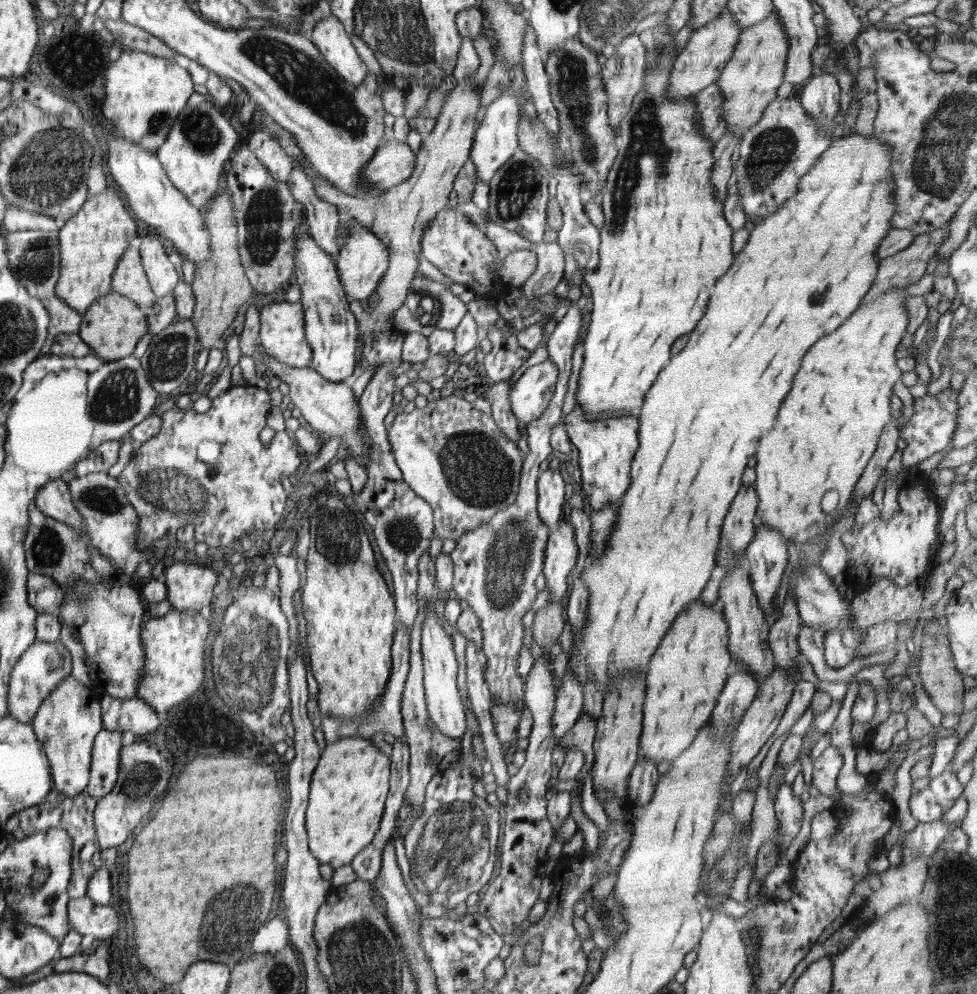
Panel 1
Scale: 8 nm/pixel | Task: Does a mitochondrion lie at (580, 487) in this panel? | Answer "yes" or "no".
no

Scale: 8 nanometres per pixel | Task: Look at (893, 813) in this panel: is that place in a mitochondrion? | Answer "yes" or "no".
no

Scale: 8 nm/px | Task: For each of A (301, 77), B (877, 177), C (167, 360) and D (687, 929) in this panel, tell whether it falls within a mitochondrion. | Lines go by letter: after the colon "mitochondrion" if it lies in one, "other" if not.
A: mitochondrion
B: other
C: mitochondrion
D: other

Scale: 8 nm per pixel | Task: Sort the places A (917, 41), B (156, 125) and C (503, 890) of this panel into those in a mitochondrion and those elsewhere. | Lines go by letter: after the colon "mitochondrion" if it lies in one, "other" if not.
A: other
B: mitochondrion
C: mitochondrion

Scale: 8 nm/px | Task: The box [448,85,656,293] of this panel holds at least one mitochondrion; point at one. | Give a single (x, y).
(518, 186)

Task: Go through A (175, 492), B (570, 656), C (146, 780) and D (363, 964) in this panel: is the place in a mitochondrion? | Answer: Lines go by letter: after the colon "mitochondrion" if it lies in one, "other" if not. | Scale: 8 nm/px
A: mitochondrion
B: other
C: mitochondrion
D: mitochondrion

